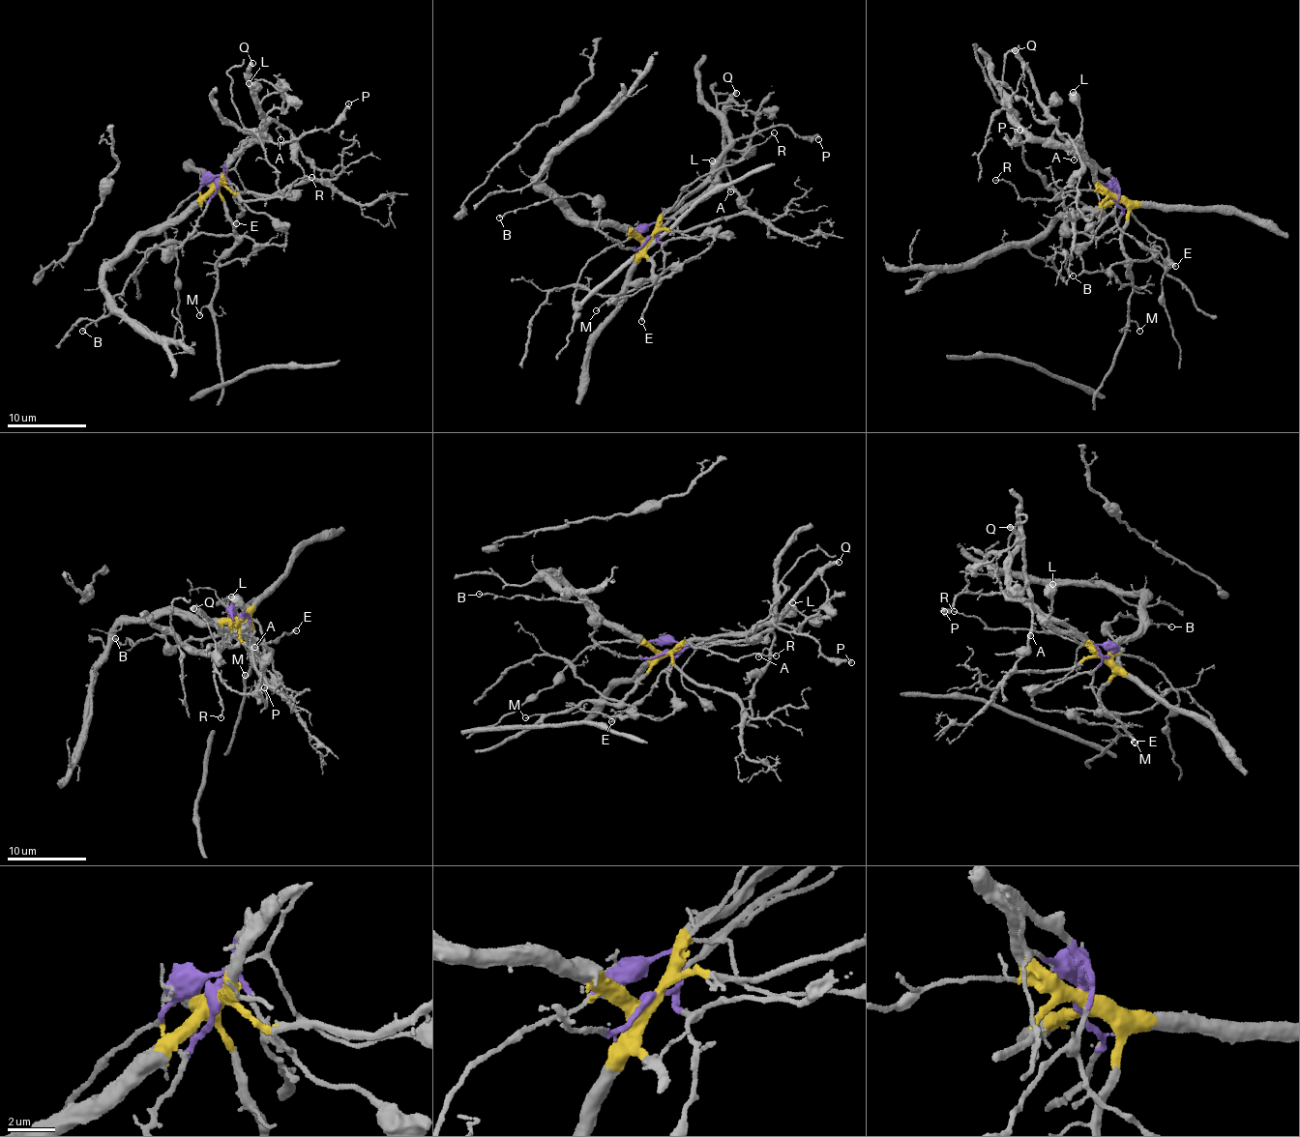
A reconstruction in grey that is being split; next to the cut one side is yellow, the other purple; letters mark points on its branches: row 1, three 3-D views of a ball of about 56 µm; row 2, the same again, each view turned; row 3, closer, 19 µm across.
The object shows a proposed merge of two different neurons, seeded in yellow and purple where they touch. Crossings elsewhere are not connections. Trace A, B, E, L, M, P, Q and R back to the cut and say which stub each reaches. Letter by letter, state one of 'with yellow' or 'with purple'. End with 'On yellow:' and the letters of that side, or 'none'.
A: with purple
B: with purple
E: with purple
L: with purple
M: with yellow
P: with yellow
Q: with purple
R: with yellow
On yellow: M, P, R

